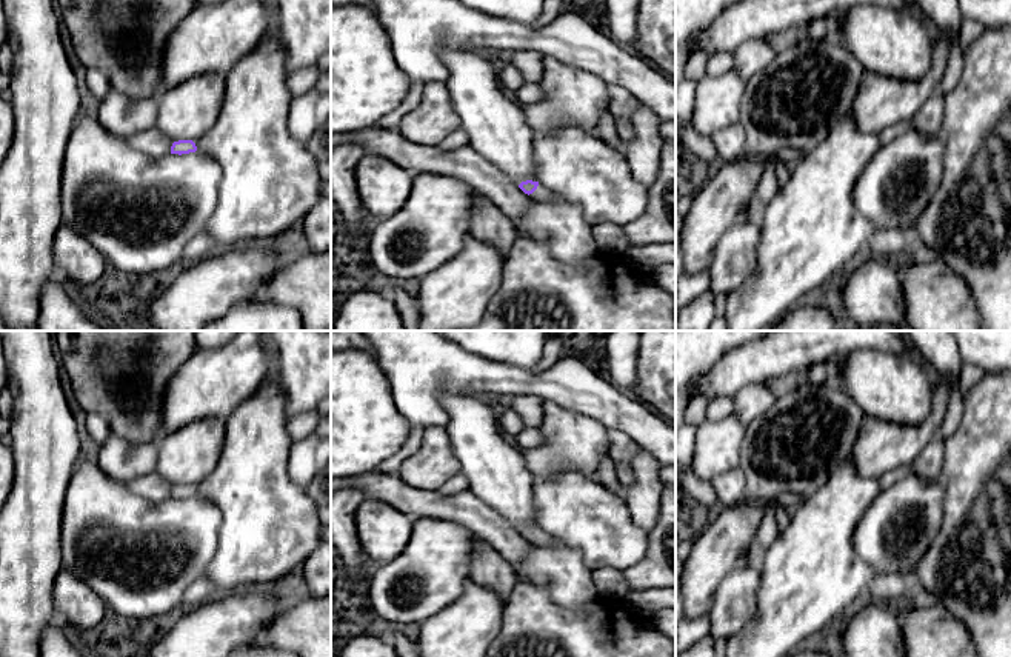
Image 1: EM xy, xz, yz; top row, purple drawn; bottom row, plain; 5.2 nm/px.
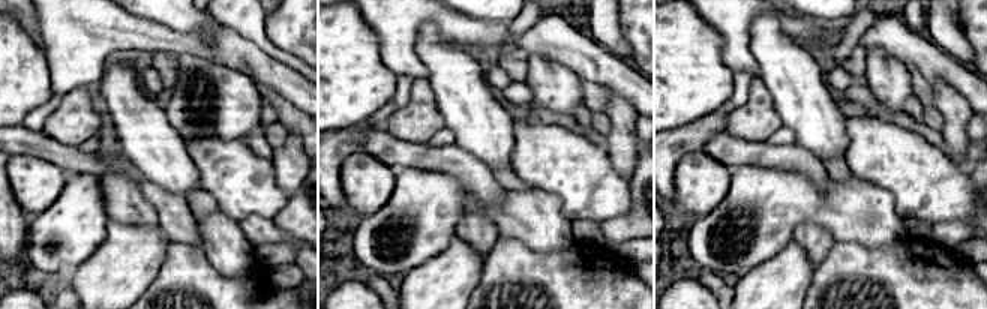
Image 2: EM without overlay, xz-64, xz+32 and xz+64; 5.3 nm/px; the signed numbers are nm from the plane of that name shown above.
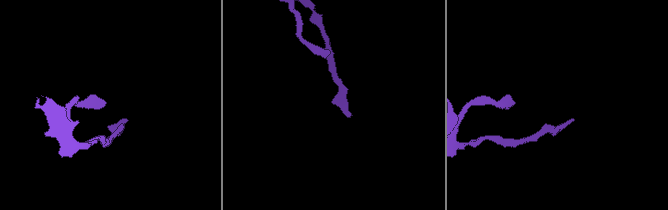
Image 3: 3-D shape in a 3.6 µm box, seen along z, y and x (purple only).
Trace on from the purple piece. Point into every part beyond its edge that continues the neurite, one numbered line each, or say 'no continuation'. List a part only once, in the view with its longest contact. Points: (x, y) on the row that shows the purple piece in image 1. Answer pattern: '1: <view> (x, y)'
1: xz (542, 193)

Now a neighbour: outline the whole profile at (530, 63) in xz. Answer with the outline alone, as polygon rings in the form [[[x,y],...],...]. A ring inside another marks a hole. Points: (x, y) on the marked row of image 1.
[[[536,51],[514,52],[509,65],[516,66],[526,83],[539,83],[543,77],[543,55]]]

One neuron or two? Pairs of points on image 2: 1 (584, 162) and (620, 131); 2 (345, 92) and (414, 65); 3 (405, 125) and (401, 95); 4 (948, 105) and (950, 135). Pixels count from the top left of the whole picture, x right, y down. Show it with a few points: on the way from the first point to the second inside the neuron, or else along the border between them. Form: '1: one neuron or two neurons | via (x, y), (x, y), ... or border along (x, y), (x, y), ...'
1: two neurons | border along (605, 149), (611, 164), (627, 177)
2: two neurons | border along (380, 39), (381, 60), (398, 75)
3: two neurons | border along (414, 80), (410, 89), (410, 99), (384, 120)
4: one neuron | via (950, 113), (950, 128)

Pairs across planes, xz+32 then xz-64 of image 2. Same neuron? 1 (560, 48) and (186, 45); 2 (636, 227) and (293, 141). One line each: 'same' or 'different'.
1: same
2: different

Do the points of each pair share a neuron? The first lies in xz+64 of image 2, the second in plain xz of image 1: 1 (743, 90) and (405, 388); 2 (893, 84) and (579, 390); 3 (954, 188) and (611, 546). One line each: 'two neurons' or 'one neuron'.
1: two neurons
2: two neurons
3: one neuron

